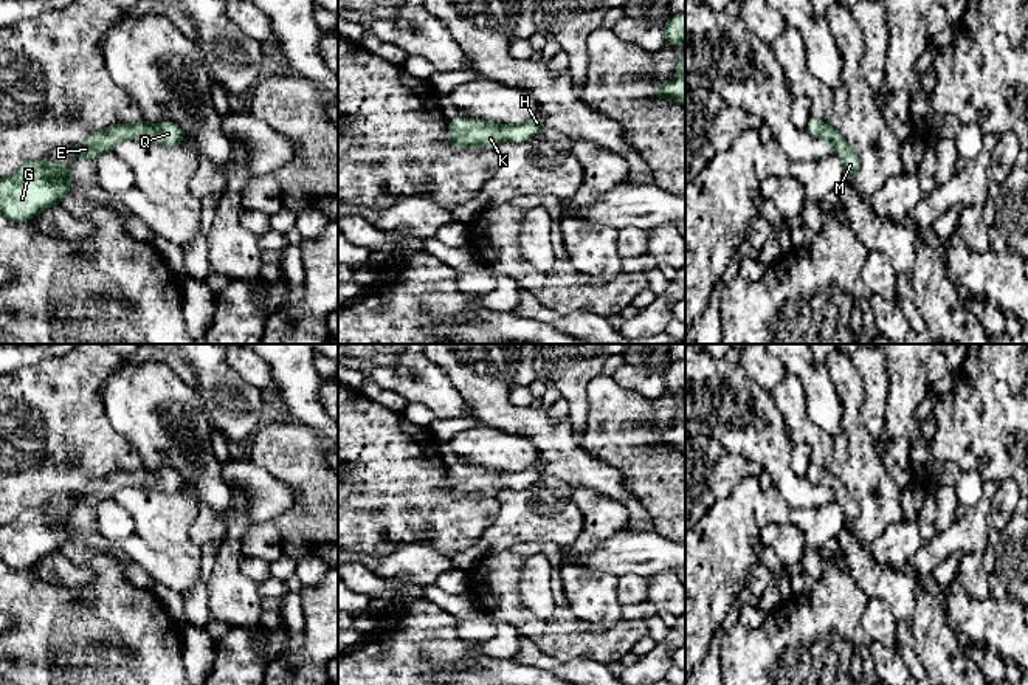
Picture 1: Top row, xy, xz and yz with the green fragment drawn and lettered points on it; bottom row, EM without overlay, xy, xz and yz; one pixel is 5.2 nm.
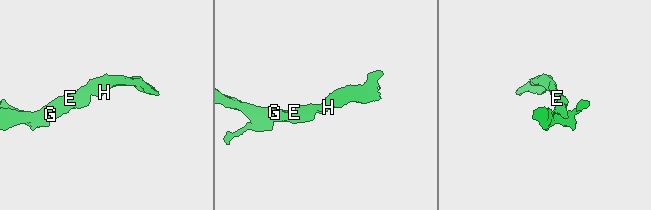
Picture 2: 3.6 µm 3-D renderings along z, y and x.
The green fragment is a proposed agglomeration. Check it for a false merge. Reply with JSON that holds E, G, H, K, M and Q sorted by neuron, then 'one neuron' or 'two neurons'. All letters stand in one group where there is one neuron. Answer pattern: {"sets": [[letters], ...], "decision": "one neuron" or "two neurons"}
{"sets": [["E", "G", "H", "K", "M", "Q"]], "decision": "one neuron"}

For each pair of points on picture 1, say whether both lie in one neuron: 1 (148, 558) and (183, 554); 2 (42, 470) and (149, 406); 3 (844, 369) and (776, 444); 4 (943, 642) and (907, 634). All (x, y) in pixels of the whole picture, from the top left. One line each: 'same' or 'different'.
1: same
2: different
3: different
4: same

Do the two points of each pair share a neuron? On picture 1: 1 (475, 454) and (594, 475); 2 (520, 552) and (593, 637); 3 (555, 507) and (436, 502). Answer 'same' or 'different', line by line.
1: different
2: same
3: different

